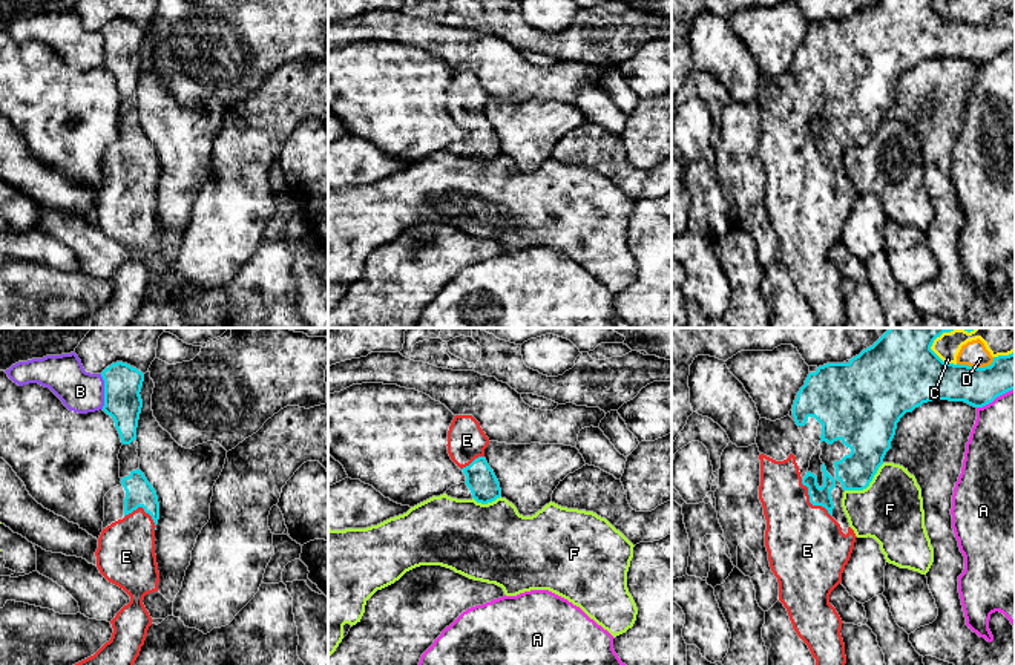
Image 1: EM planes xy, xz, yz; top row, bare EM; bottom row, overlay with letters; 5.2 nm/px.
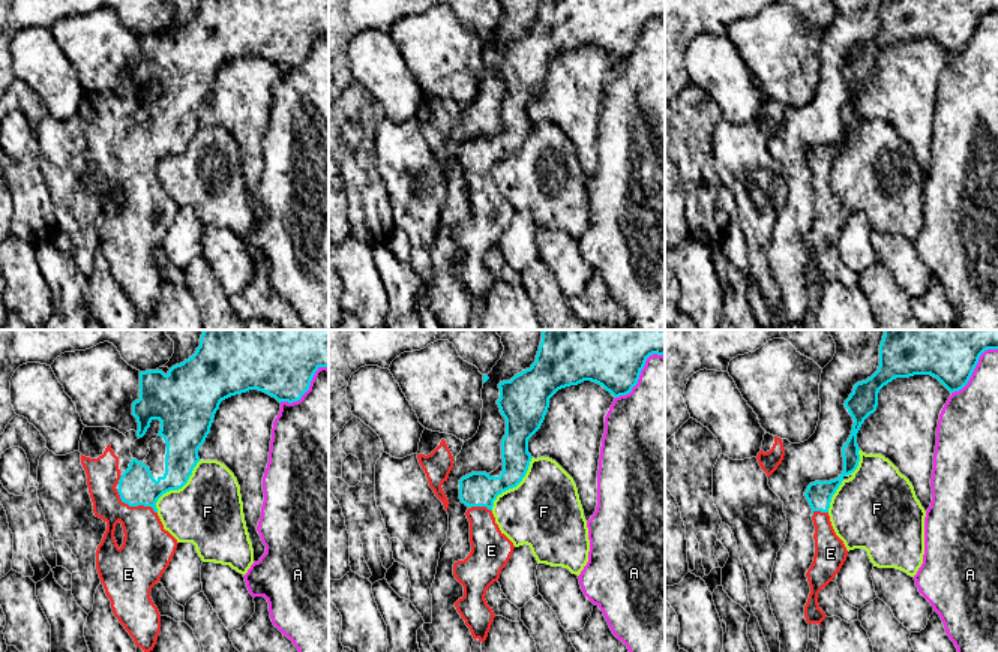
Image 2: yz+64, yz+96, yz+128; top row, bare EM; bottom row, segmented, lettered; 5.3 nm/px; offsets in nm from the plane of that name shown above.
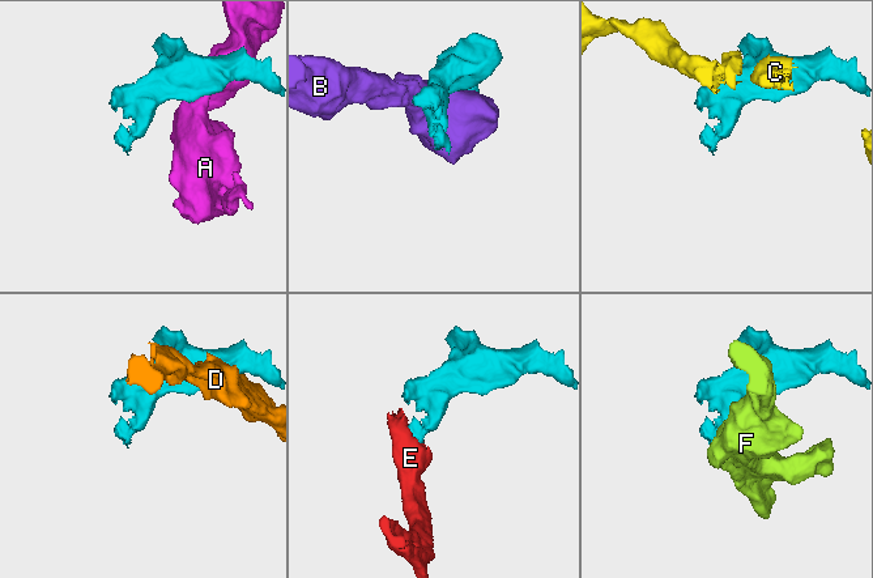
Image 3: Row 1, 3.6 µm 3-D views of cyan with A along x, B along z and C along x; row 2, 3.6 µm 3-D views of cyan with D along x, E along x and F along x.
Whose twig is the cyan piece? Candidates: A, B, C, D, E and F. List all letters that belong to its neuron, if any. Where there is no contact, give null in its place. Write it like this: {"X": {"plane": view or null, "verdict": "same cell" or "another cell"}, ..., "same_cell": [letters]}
{"A": {"plane": "yz", "verdict": "another cell"}, "B": {"plane": "xy", "verdict": "another cell"}, "C": {"plane": "yz", "verdict": "another cell"}, "D": {"plane": "yz", "verdict": "another cell"}, "E": {"plane": "yz", "verdict": "same cell"}, "F": {"plane": "yz", "verdict": "another cell"}, "same_cell": ["E"]}

